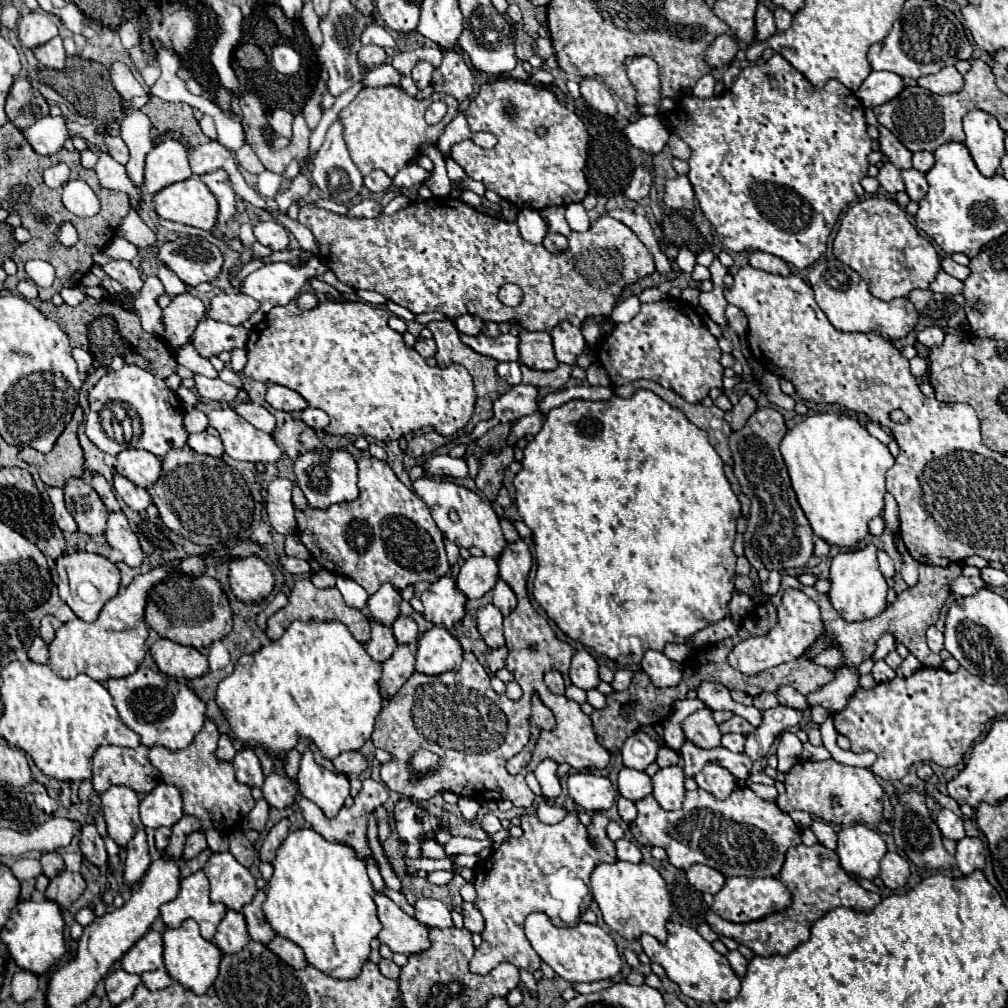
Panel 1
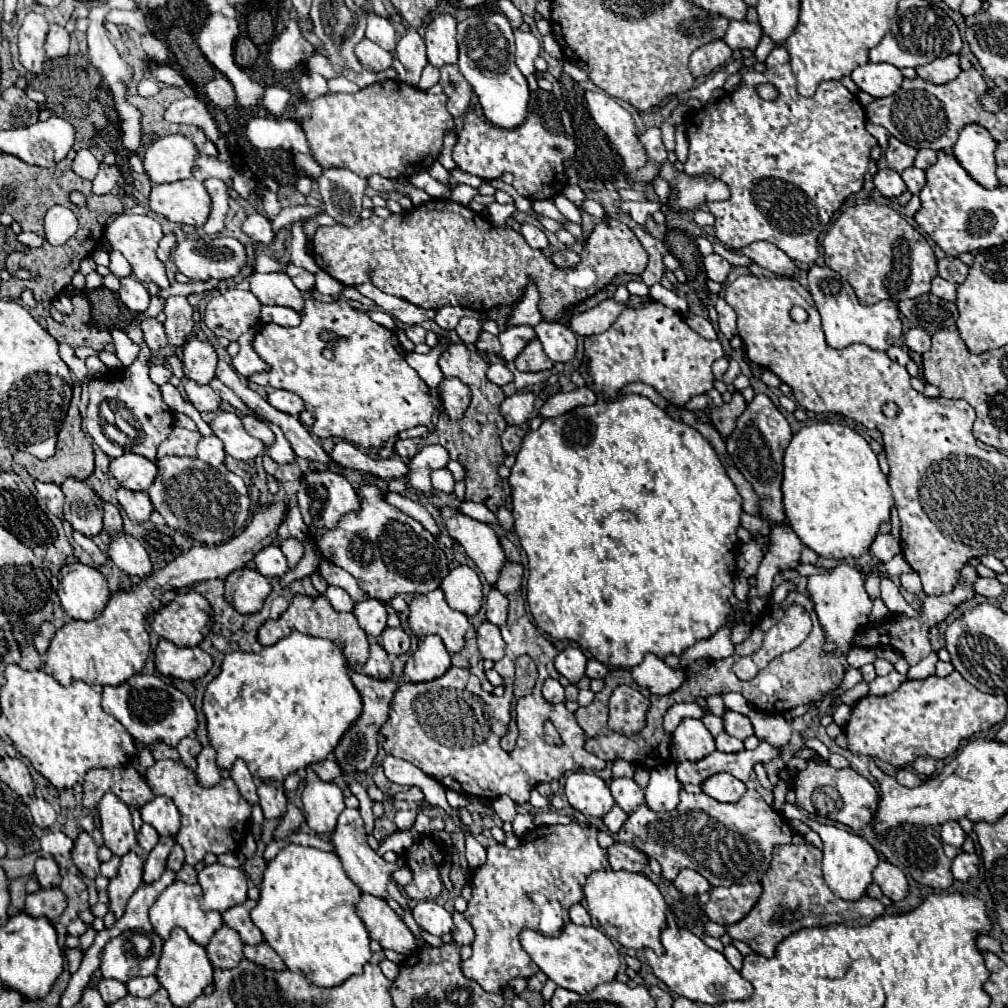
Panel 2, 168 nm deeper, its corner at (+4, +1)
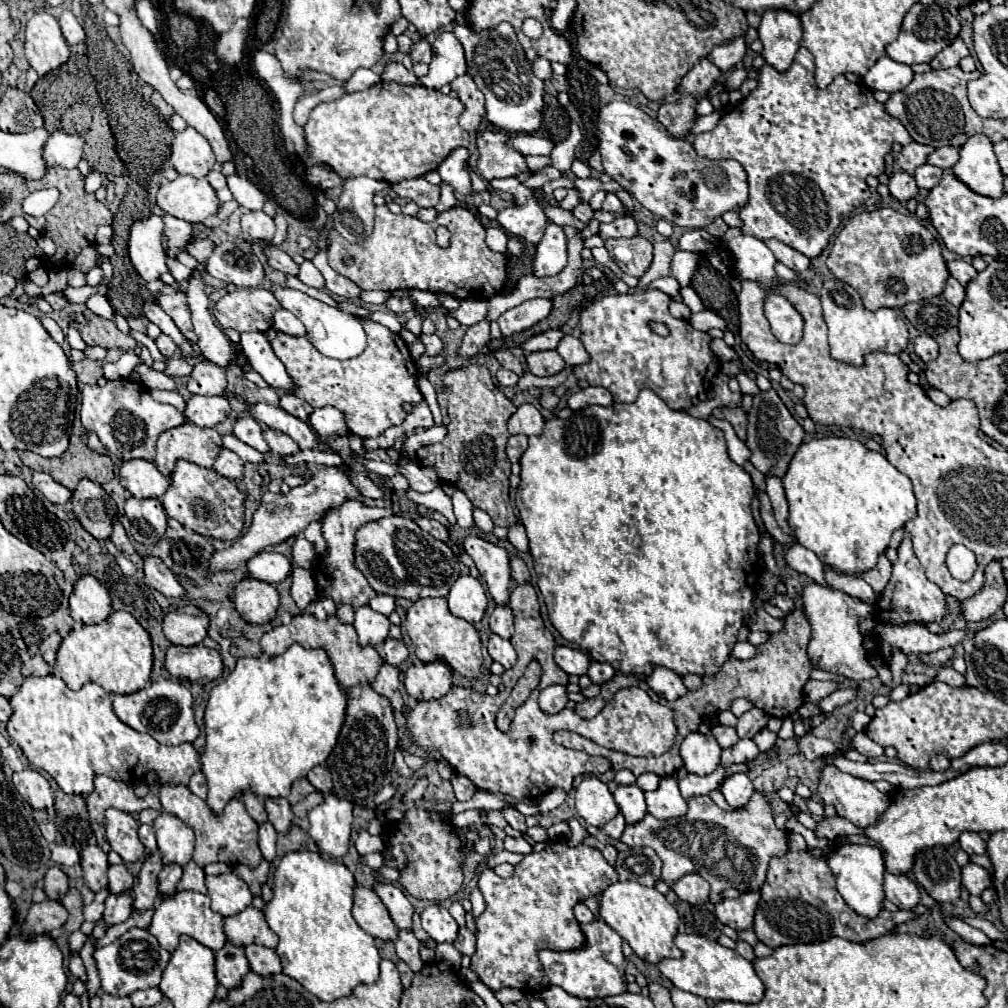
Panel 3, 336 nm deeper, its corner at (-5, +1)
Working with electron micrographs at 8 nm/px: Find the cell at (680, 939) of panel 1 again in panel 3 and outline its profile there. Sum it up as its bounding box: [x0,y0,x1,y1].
[658,934,764,1004]

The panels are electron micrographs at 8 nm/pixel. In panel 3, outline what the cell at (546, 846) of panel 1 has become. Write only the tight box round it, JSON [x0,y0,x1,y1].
[470,840,618,994]

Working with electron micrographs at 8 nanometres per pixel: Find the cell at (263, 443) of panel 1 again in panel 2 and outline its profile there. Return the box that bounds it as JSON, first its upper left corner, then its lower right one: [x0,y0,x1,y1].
[211,412,265,460]

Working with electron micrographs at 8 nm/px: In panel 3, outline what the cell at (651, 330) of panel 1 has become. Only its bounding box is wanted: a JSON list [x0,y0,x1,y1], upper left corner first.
[574,288,720,410]

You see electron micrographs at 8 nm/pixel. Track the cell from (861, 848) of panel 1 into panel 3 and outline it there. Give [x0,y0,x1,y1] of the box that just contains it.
[828,844,884,918]

